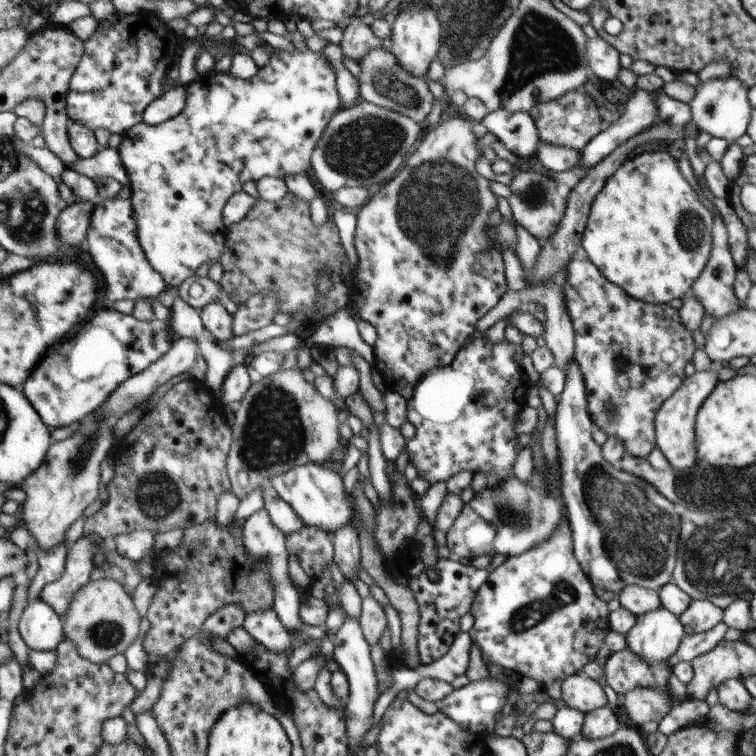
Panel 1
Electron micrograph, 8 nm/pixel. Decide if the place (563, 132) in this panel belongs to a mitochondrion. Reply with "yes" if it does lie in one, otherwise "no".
no

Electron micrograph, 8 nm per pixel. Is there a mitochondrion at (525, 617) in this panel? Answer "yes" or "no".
yes

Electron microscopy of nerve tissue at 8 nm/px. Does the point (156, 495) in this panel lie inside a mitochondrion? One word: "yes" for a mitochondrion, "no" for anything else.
yes

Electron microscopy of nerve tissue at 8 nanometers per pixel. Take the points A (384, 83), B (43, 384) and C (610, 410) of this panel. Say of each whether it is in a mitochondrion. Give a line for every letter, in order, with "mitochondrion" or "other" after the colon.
A: mitochondrion
B: other
C: mitochondrion

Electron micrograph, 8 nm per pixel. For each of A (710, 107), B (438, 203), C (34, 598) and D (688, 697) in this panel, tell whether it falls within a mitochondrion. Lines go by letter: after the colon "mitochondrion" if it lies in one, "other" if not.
A: mitochondrion
B: mitochondrion
C: other
D: other

